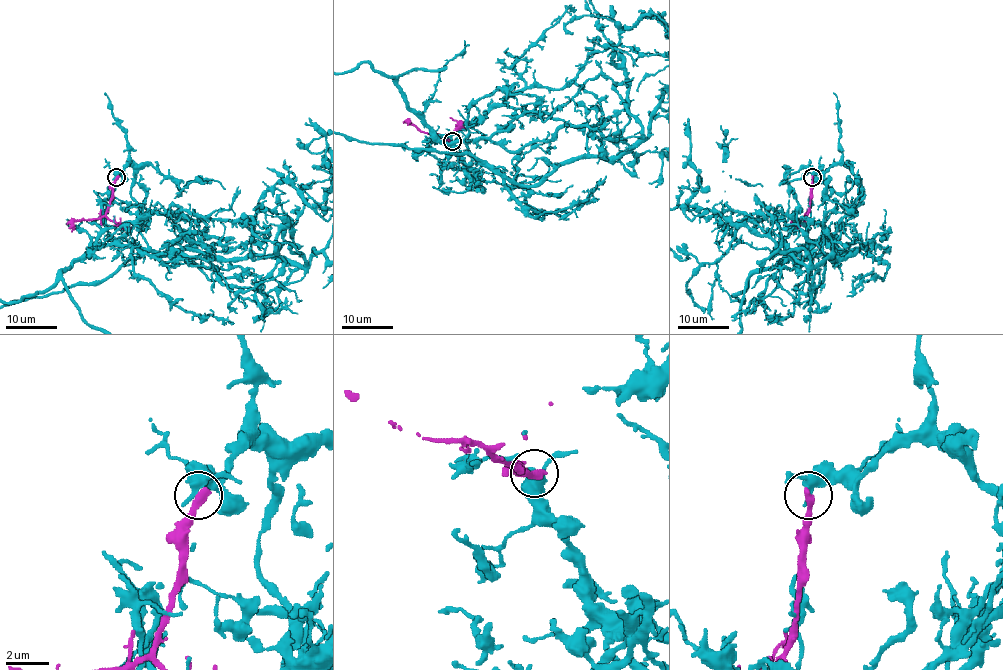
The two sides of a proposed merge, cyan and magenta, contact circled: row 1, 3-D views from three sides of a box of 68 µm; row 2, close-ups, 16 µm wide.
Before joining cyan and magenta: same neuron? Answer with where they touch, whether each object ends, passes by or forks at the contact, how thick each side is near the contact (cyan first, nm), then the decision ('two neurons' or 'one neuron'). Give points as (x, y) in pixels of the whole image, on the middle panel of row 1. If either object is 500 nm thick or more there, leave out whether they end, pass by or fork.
(452, 141) | cyan passes by | magenta ends | 360/400 nm | two neurons

